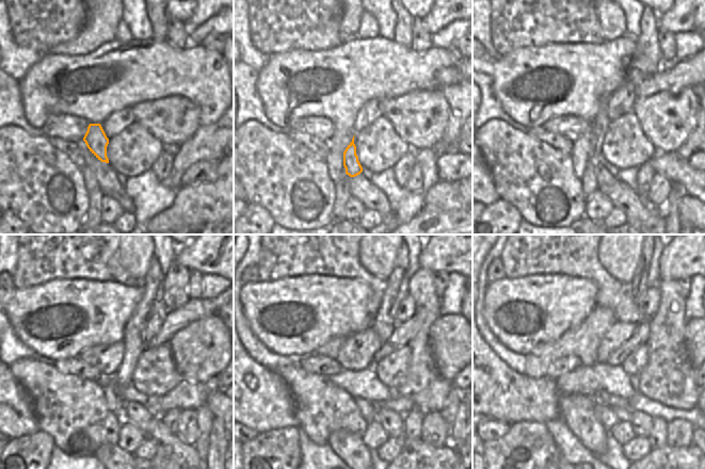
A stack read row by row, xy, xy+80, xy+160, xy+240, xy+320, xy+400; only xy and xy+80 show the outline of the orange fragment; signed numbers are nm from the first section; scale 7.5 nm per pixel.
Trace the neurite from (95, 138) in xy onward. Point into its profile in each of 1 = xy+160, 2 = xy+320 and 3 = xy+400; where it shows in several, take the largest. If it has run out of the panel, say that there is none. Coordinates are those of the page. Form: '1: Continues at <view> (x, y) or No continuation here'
1: Continues at xy+160 (604, 178)
2: Continues at xy+320 (393, 422)
3: Continues at xy+400 (641, 423)

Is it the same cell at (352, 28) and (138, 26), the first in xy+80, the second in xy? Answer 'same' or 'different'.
different

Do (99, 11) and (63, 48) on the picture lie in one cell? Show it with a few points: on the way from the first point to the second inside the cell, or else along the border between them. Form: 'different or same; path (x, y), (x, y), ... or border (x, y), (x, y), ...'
same; path (99, 22), (75, 47)

